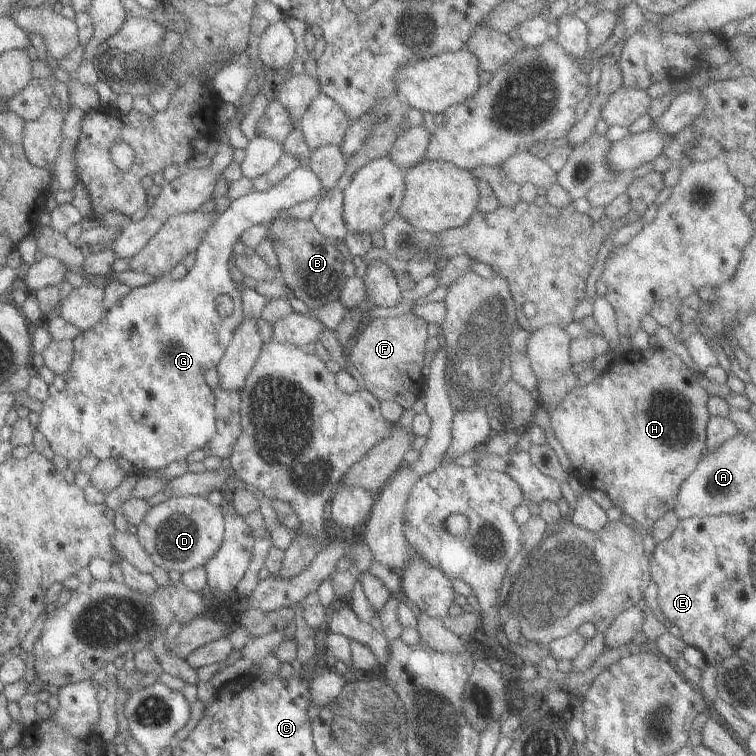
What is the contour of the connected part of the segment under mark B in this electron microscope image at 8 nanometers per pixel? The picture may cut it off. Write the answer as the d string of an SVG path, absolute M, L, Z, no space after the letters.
M273 219L265 238L271 242L275 251L278 278L283 280L283 284L291 290L295 298L303 301L310 309L321 308L338 298L346 279L342 273L344 257L333 242L317 232L309 219Z

